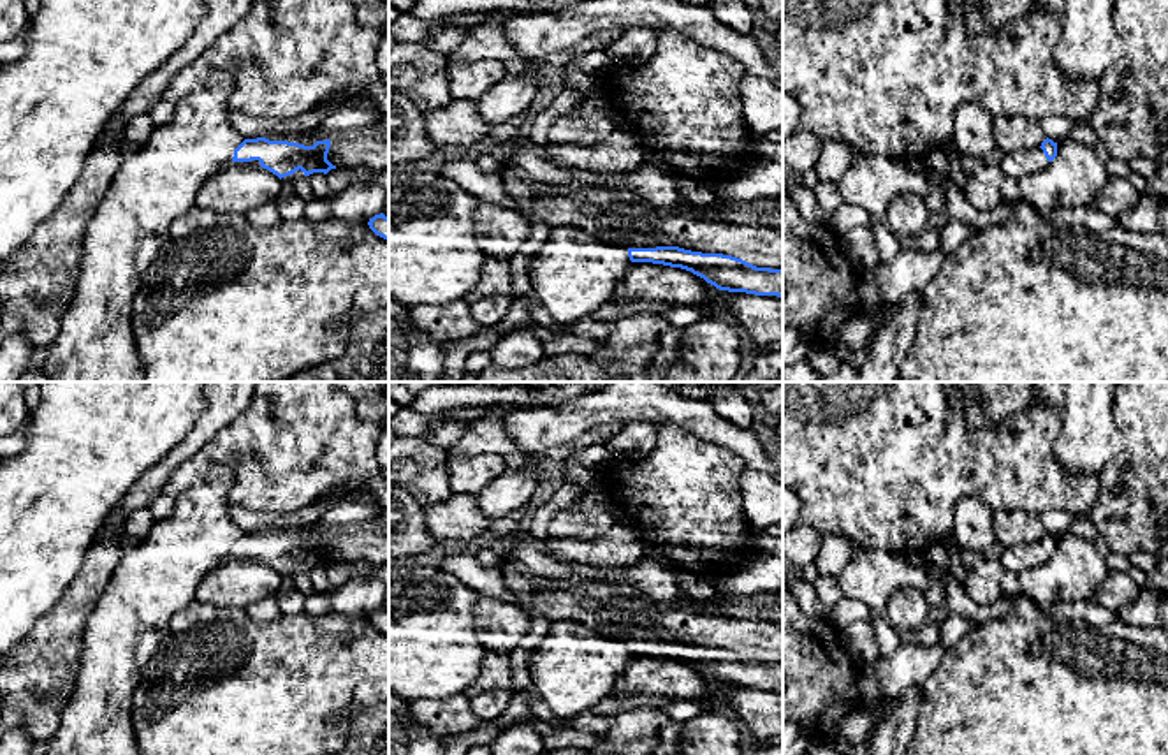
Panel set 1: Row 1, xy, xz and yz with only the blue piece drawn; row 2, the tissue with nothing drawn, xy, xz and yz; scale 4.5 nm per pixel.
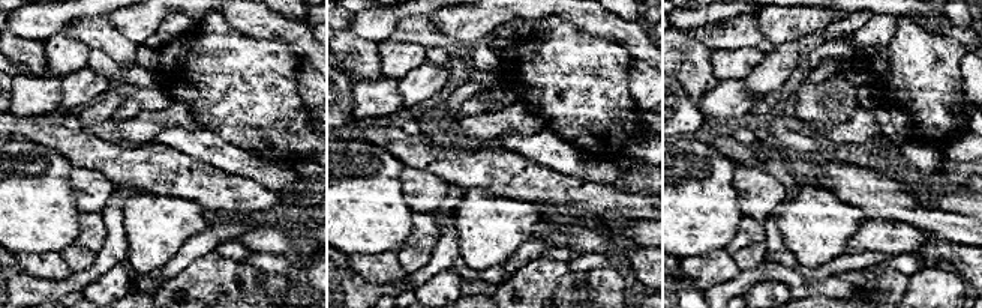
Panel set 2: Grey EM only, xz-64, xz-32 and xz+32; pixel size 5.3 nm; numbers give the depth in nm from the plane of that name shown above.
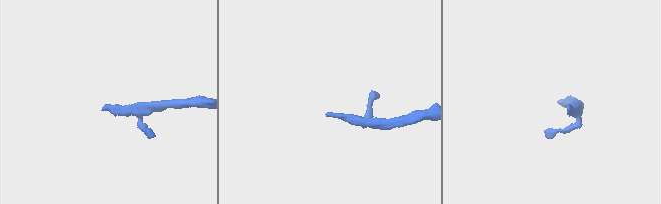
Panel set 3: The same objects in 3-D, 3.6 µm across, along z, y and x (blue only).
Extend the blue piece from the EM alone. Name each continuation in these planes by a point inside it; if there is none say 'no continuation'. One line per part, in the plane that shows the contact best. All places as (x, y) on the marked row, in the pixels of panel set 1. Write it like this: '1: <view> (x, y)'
1: xz (618, 229)

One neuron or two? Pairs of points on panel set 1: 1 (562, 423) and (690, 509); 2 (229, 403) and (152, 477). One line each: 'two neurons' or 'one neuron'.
1: two neurons
2: one neuron

